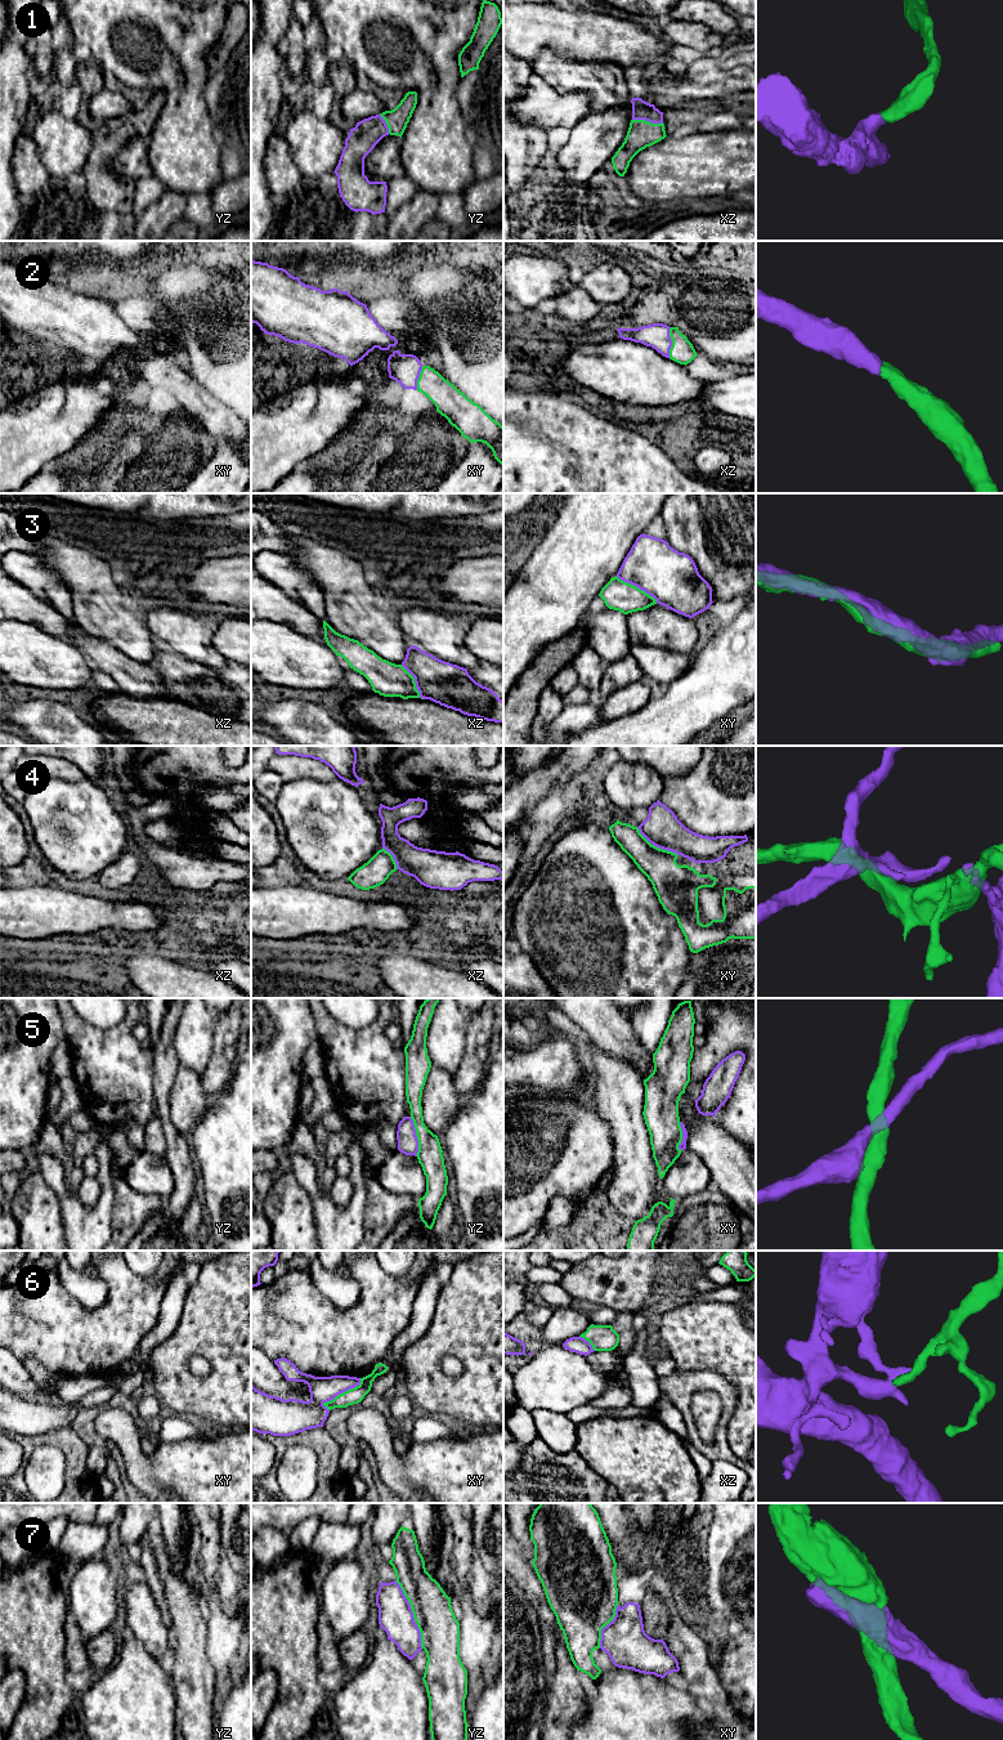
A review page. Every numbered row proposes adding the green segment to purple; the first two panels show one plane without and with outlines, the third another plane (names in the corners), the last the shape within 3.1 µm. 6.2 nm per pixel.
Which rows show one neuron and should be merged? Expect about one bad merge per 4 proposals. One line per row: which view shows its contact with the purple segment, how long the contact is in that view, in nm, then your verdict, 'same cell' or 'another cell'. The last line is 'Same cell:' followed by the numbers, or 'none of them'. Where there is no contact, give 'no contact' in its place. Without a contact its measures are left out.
1: xz | 190 nm | same cell
2: xz | 190 nm | same cell
3: xy | 300 nm | same cell
4: xy | 320 nm | another cell
5: yz | 260 nm | another cell
6: xy | 300 nm | same cell
7: yz | 460 nm | another cell
Same cell: 1, 2, 3, 6

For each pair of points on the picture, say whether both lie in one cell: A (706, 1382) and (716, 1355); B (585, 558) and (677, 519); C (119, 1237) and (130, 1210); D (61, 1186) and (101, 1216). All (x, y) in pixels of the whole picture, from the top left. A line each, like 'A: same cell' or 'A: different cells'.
A: different cells
B: different cells
C: same cell
D: same cell

